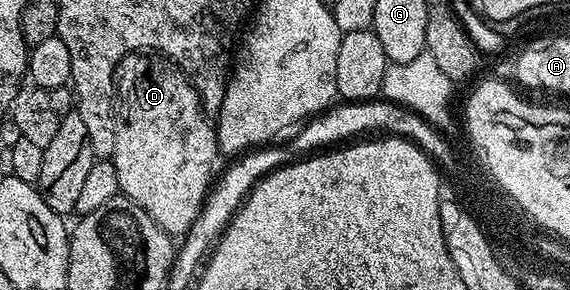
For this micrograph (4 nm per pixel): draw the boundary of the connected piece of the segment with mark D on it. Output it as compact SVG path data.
M147 51L131 52L120 60L114 80L116 137L110 157L114 170L118 170L118 186L123 195L142 206L161 230L173 238L183 238L193 231L214 180L212 167L216 164L218 145L215 127L210 120L208 124L207 118L191 79L171 60Z

